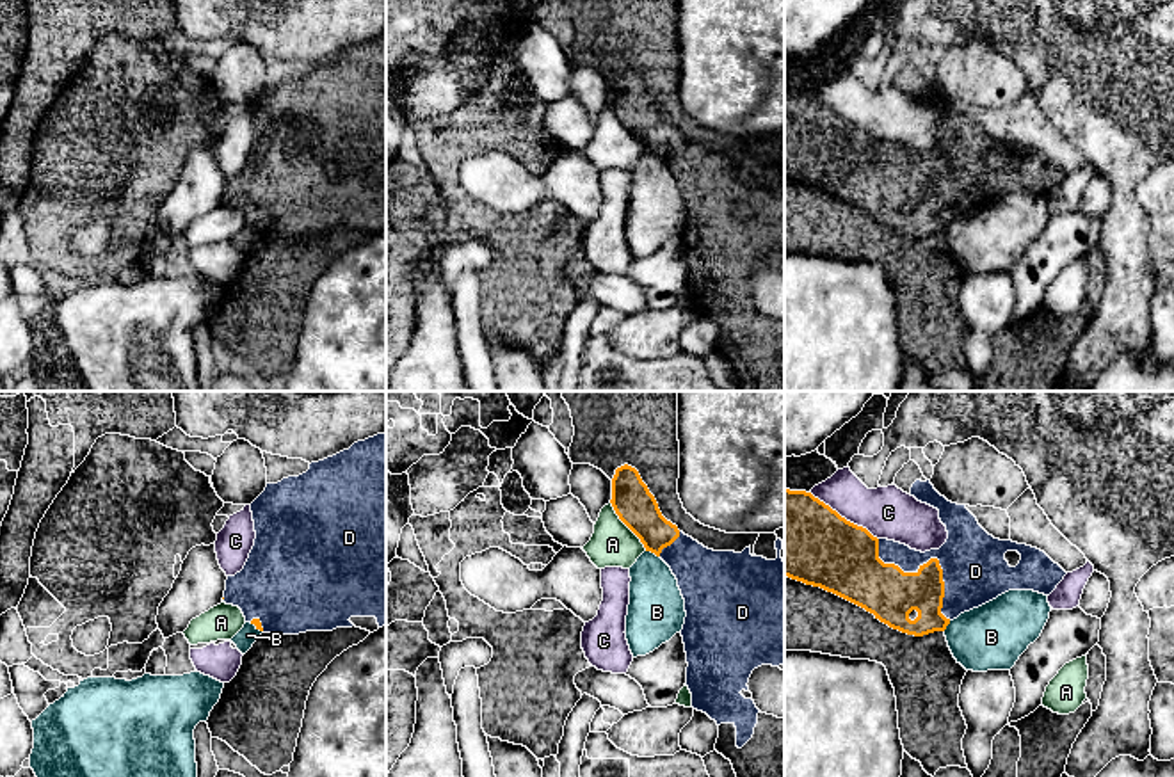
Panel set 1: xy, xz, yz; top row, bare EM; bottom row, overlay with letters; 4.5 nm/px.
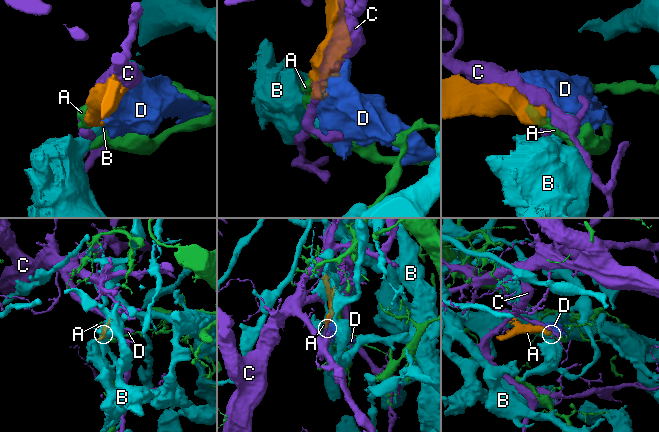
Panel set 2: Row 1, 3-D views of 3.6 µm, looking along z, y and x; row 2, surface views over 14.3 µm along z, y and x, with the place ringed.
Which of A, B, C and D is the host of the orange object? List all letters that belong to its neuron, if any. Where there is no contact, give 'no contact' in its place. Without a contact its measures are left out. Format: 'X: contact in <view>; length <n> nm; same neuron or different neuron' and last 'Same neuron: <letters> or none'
A: contact in xz; length 280 nm; different neuron
B: contact in xz; length 70 nm; different neuron
C: contact in yz; length 380 nm; different neuron
D: contact in yz; length 500 nm; same neuron
Same neuron: D

